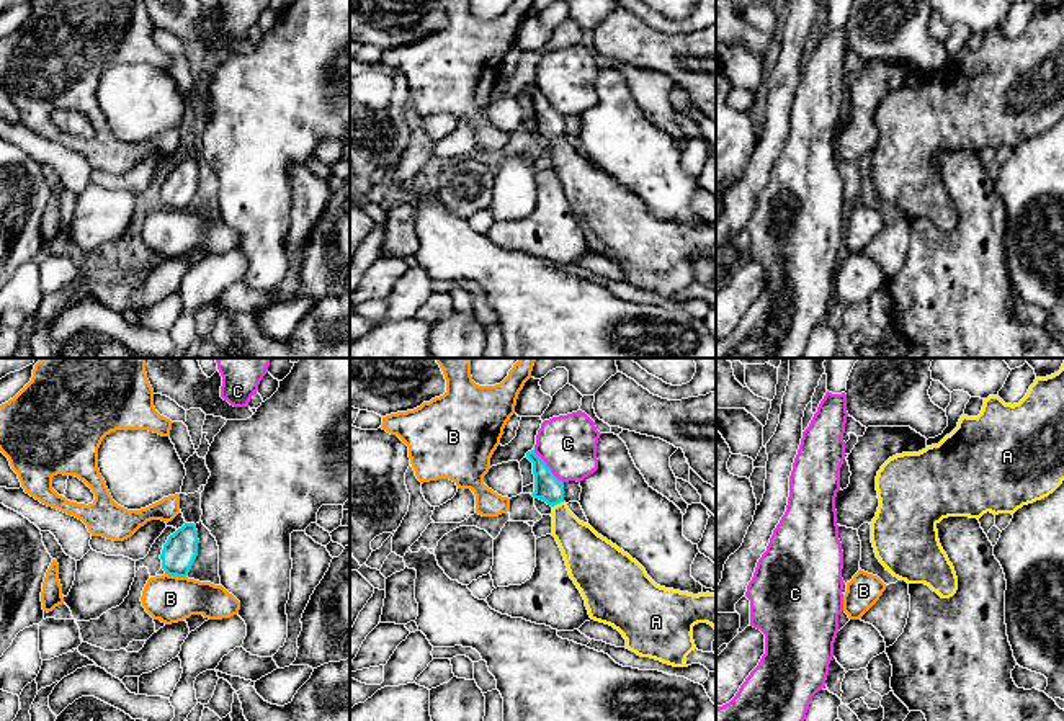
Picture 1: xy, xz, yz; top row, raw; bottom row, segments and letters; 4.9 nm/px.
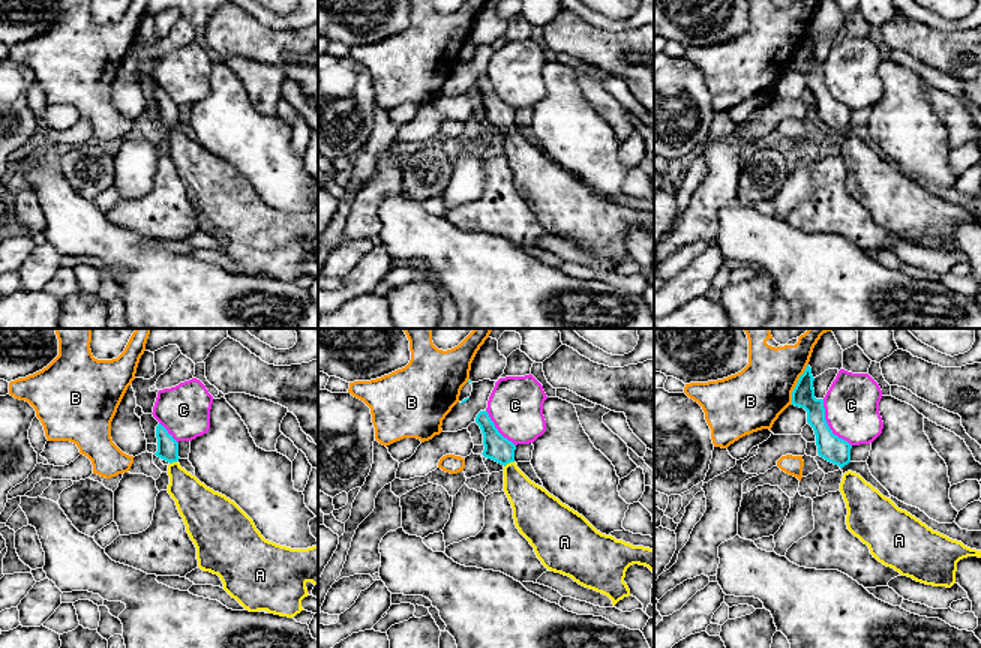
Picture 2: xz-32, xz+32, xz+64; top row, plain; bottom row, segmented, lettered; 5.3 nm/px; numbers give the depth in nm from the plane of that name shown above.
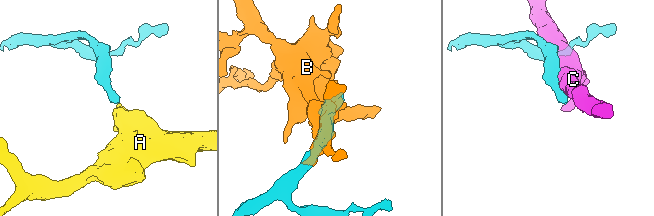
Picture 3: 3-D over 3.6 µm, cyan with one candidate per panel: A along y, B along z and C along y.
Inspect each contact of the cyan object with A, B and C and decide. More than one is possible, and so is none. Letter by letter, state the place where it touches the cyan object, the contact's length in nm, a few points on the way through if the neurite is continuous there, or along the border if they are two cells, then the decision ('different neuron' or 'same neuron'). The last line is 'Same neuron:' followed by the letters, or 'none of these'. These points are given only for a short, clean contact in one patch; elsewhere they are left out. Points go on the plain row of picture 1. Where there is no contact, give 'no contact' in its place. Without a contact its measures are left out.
A: meets cyan in xz at (558, 136); contact 70 nm long; runs through xz (548, 121), (558, 136), (567, 164), (582, 180); same neuron
B: meets cyan in xy at (175, 208); contact 110 nm long; different neuron
C: meets cyan in xz at (546, 100); contact 220 nm long; different neuron
Same neuron: A

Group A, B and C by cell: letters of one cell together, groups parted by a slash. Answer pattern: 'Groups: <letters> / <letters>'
Groups: A / B / C

